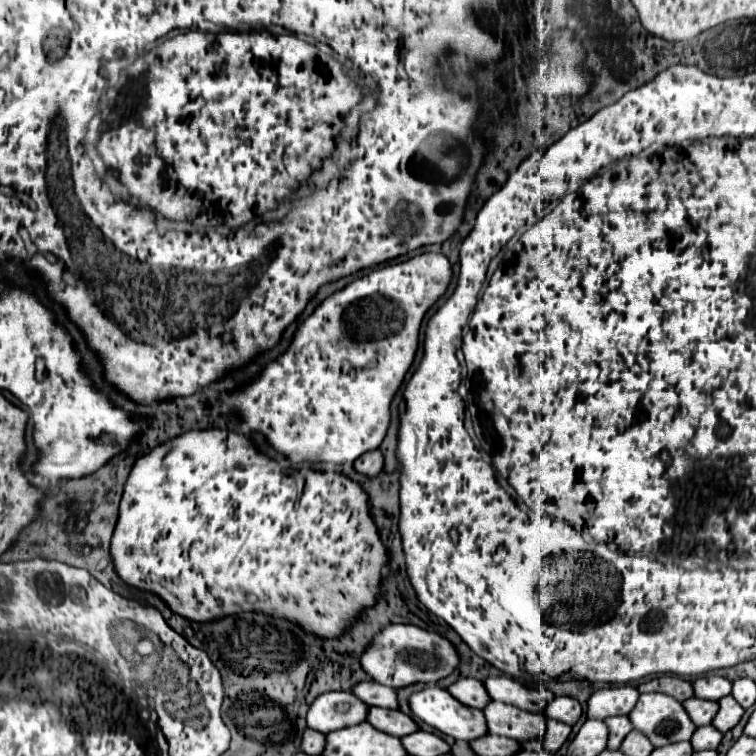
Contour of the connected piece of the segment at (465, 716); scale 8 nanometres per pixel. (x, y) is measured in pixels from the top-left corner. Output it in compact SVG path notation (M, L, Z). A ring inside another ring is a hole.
M428 687L410 697L410 707L424 723L460 741L474 741L488 733L486 717L480 709L466 707L446 689Z

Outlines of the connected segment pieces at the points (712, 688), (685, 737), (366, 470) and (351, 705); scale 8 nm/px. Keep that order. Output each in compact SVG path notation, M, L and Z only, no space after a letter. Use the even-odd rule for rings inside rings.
M706 675L706 677L698 677L694 681L694 693L700 699L718 701L718 699L730 695L730 689L732 689L732 681L728 681L726 677L720 677L720 675Z
M664 693L640 695L628 717L634 723L634 729L648 735L656 747L690 741L696 729L682 703Z
M374 449L370 453L364 453L362 457L358 457L358 461L354 461L356 471L368 475L368 477L376 477L382 471L384 465L384 457L380 453L380 449Z
M330 691L320 695L308 711L308 727L320 733L332 733L366 721L368 705L348 691Z

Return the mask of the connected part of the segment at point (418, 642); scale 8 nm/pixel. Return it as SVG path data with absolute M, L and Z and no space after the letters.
M388 625L374 637L360 663L374 681L400 689L414 683L436 683L452 675L458 669L458 651L438 633L424 631L416 625Z

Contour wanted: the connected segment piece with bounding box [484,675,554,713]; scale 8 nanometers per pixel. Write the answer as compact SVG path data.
M488 677L486 689L494 701L502 701L508 705L514 705L524 711L544 713L546 705L554 699L554 693L548 689L528 689L522 683L514 681L512 677Z

